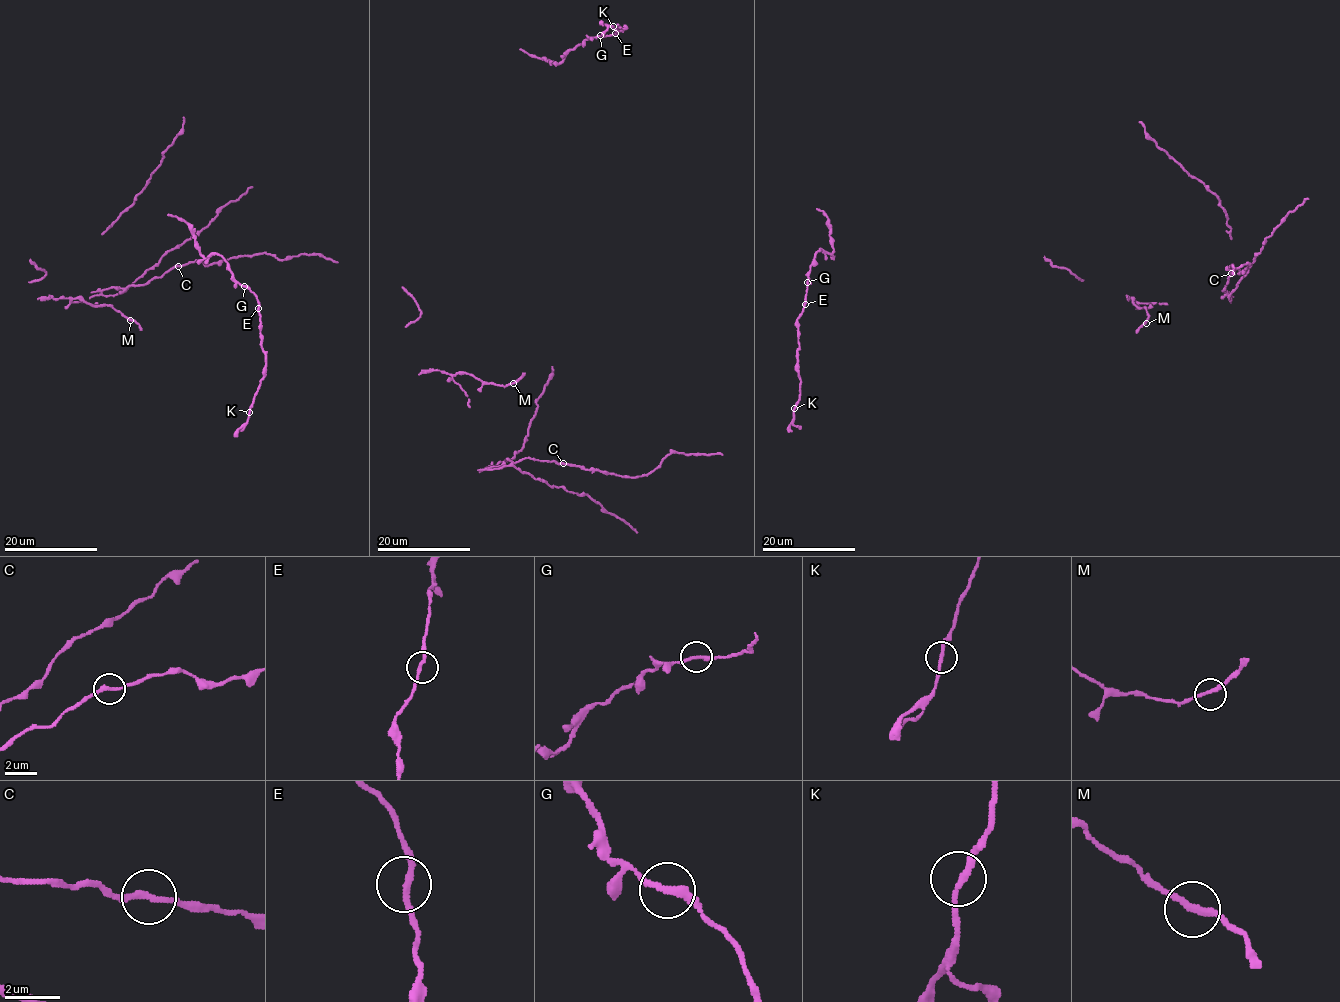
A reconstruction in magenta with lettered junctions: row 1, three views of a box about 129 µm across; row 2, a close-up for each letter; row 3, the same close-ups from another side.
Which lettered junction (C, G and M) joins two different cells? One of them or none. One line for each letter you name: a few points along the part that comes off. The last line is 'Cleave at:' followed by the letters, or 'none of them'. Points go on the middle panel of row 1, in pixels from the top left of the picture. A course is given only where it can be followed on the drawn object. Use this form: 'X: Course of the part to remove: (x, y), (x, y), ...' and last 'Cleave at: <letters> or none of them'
G: Course of the part to remove: (600, 35), (616, 33), (618, 26), (621, 29), (627, 27), (617, 32), (600, 22)
Cleave at: G

